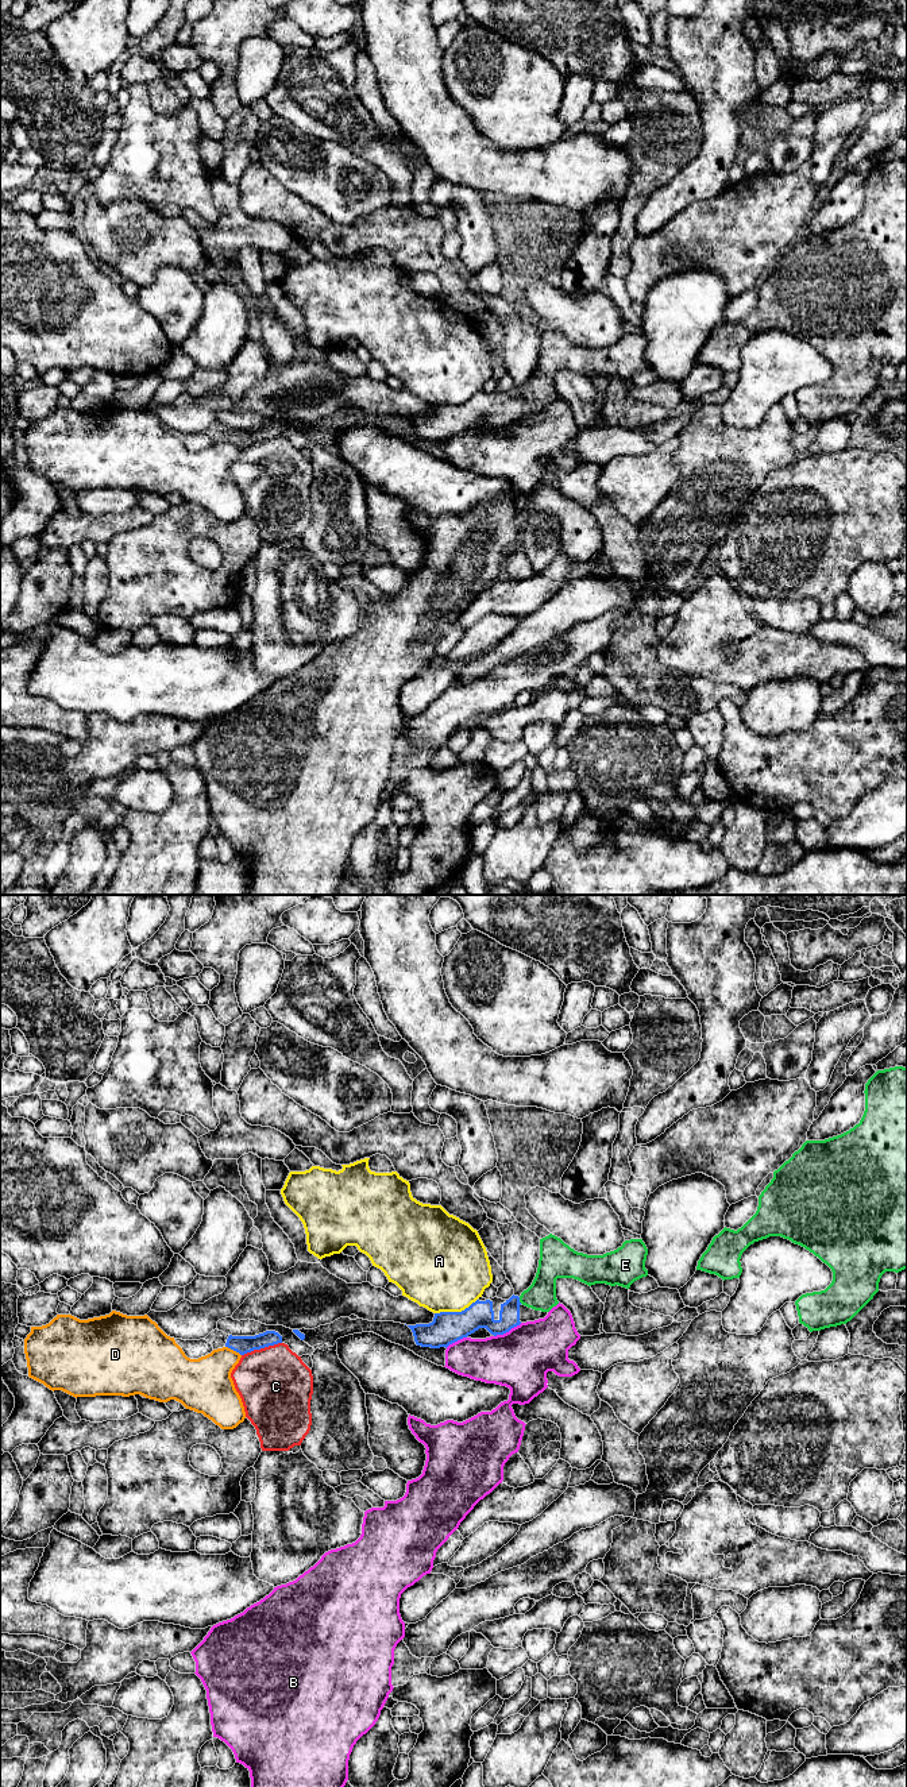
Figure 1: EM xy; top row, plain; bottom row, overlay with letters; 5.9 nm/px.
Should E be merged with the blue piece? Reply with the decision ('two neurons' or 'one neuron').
one neuron

